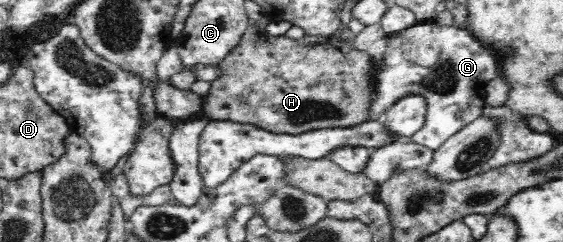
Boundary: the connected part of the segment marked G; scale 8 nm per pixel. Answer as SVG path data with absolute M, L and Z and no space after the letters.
M420 22L404 31L390 35L386 52L376 65L374 94L372 99L372 120L378 120L380 113L386 111L399 97L406 94L422 94L426 98L427 113L425 125L415 136L420 144L438 149L451 135L484 114L486 85L501 77L499 57L494 50L482 43L469 29L456 26L442 26L435 22Z

